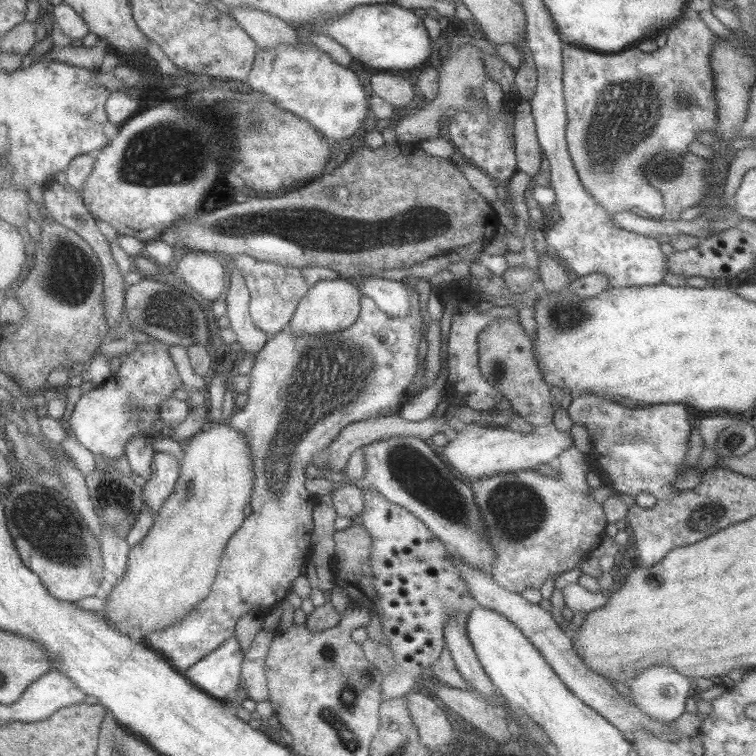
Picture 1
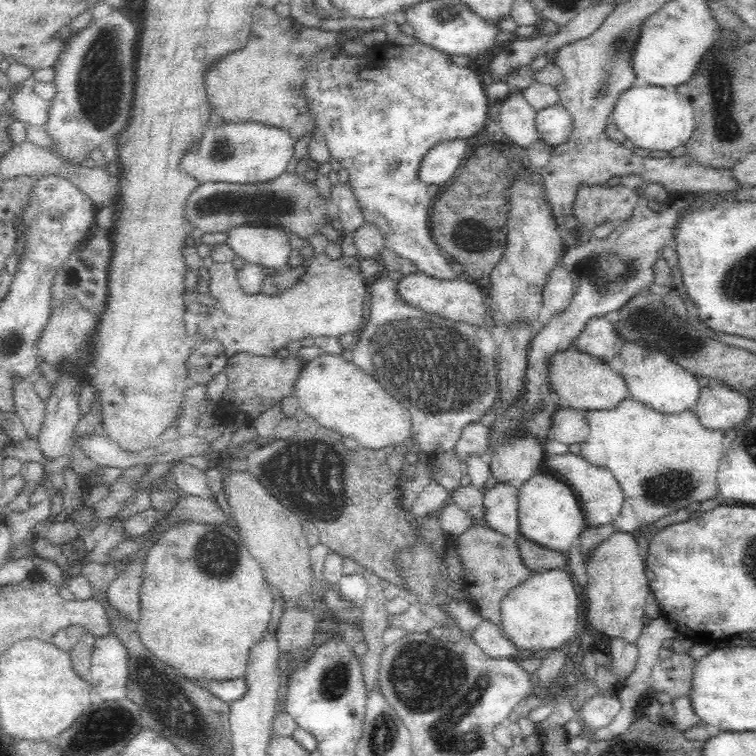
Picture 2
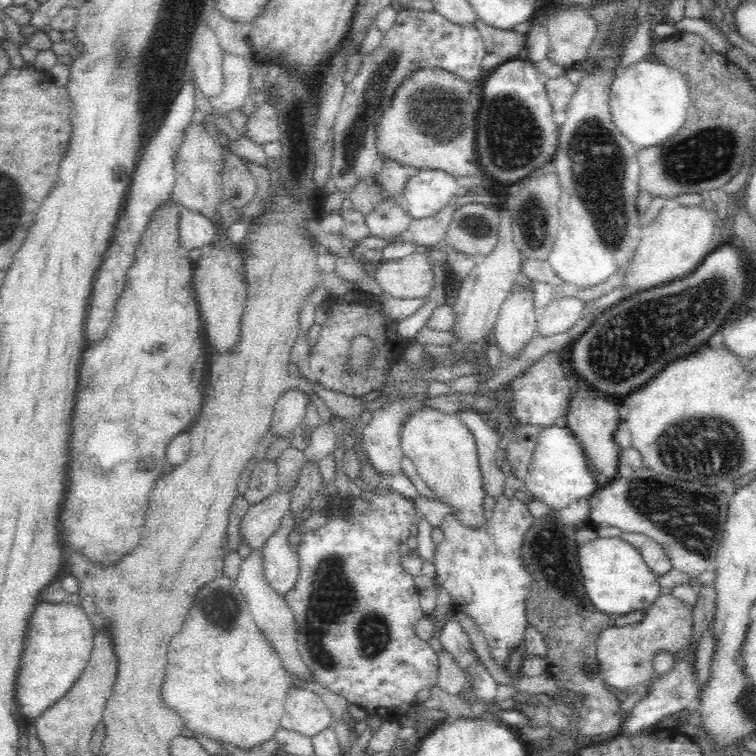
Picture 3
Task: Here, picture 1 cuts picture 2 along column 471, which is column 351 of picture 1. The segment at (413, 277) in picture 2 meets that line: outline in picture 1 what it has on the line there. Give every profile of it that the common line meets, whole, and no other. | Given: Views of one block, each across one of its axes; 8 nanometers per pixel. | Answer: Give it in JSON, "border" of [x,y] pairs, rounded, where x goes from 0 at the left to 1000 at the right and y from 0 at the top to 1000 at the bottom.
{"border":[[[459,368],[426,370],[399,396],[384,434],[394,443],[423,443],[460,435],[478,418],[476,390],[478,382],[472,372]]]}

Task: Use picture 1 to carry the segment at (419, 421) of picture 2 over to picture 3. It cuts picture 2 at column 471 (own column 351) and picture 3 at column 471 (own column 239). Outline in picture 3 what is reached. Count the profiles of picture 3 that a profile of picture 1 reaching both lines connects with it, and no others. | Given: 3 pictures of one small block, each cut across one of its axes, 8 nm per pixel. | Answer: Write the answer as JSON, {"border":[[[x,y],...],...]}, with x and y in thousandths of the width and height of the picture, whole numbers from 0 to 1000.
{"border":[[[627,542],[608,545],[604,550],[630,579],[643,651],[659,659],[652,672],[651,690],[643,701],[619,701],[607,694],[598,681],[590,681],[582,696],[587,712],[574,722],[571,743],[585,775],[595,787],[601,811],[614,812],[632,831],[635,841],[644,847],[648,868],[656,878],[667,882],[675,873],[675,865],[689,860],[700,828],[696,799],[705,765],[693,749],[688,749],[688,738],[693,704],[706,685],[690,661],[663,656],[672,622],[656,608],[663,585],[661,569],[644,563],[634,545]]]}

